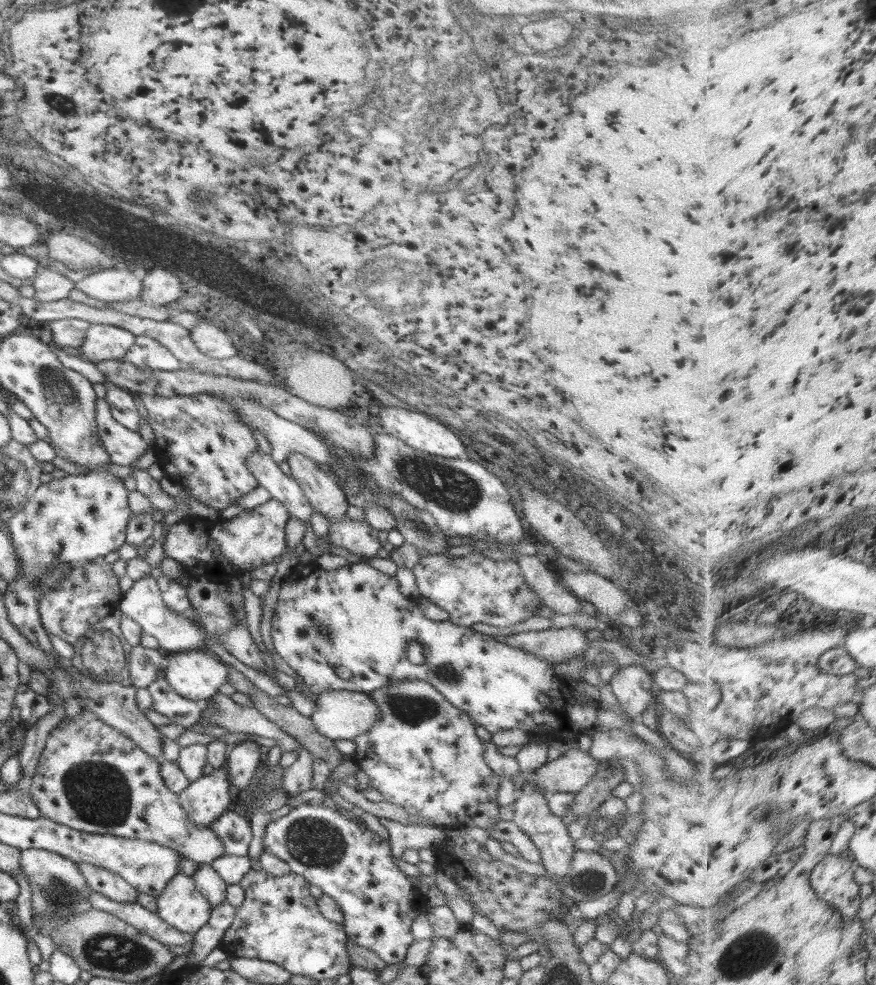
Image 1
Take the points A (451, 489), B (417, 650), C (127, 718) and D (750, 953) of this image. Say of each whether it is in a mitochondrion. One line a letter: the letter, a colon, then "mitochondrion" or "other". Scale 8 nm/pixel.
A: mitochondrion
B: mitochondrion
C: other
D: mitochondrion

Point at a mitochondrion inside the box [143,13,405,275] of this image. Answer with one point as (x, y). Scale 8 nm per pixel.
(377, 130)

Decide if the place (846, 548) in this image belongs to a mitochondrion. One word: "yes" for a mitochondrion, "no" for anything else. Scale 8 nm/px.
no

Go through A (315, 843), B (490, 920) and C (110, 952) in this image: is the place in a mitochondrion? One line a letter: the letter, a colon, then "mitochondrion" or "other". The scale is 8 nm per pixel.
A: mitochondrion
B: other
C: mitochondrion

